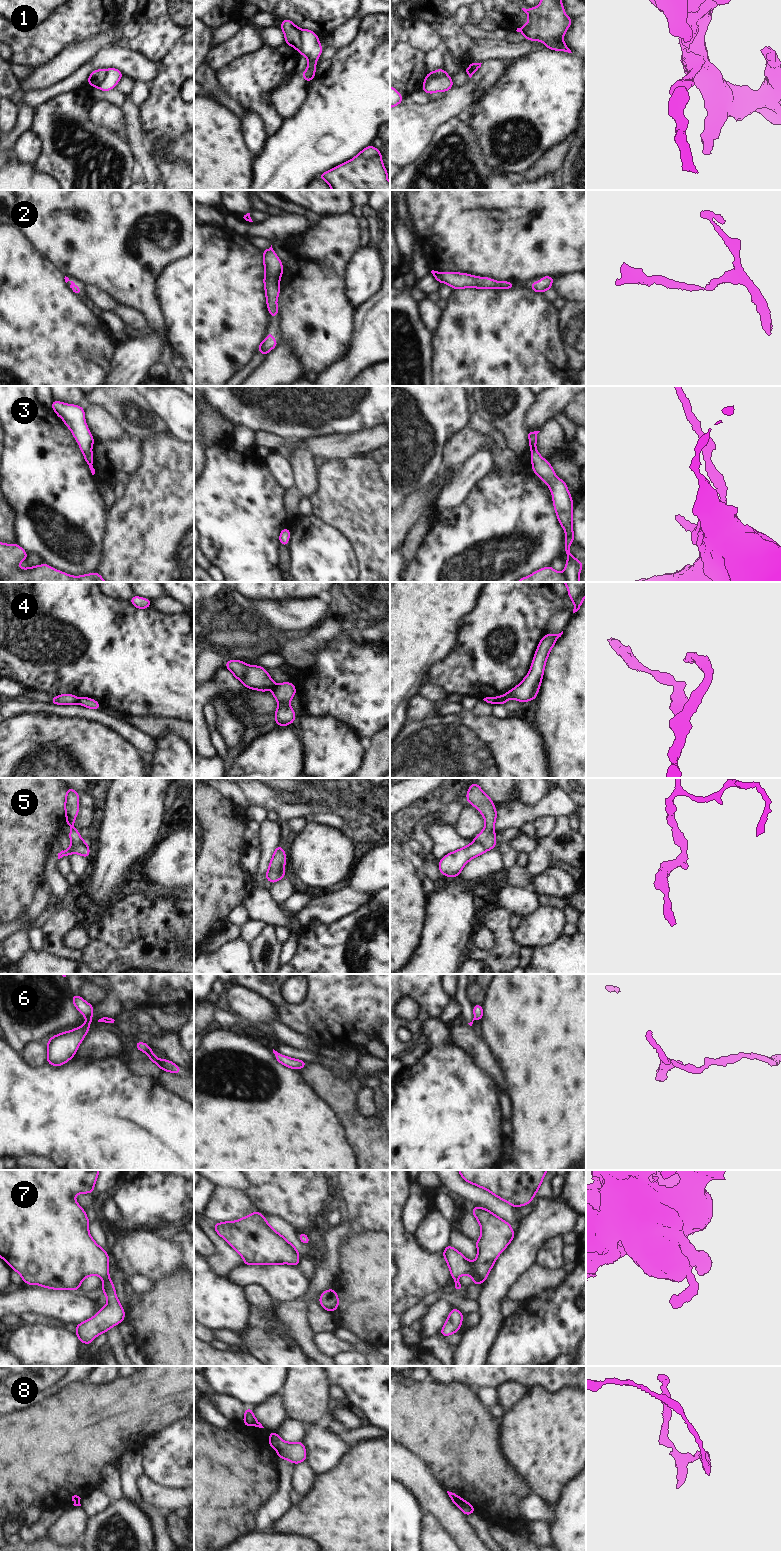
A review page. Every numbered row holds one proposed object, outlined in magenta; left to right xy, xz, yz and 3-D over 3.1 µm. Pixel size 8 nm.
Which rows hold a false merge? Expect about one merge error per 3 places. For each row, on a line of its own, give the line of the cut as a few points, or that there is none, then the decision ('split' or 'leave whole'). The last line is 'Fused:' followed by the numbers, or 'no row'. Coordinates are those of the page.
1: xz (301, 30), (299, 33), (299, 48), (297, 50) | split
2: no cut | leave whole
3: no cut | leave whole
4: yz (495, 697), (496, 702) | split
5: xy (84, 841), (78, 844), (71, 852) | split
6: xy (91, 1017), (86, 1018) | split
7: no cut | leave whole
8: yz (463, 1500), (455, 1503) | split
Fused: 1, 4, 5, 6, 8

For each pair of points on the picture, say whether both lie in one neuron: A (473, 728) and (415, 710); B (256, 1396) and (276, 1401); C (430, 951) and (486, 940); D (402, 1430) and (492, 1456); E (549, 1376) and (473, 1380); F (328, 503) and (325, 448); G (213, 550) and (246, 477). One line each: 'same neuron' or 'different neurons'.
A: different neurons
B: different neurons
C: different neurons
D: same neuron
E: same neuron
F: different neurons
G: same neuron

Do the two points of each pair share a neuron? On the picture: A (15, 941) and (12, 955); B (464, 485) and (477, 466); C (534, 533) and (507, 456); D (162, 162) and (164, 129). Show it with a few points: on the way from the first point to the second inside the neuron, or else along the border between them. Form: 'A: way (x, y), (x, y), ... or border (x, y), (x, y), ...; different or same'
A: way (15, 944), (13, 952); same
B: way (464, 480), (472, 471); same
C: border (517, 461), (511, 468), (500, 468), (495, 465); different
D: border (145, 135), (167, 141), (168, 161); different

